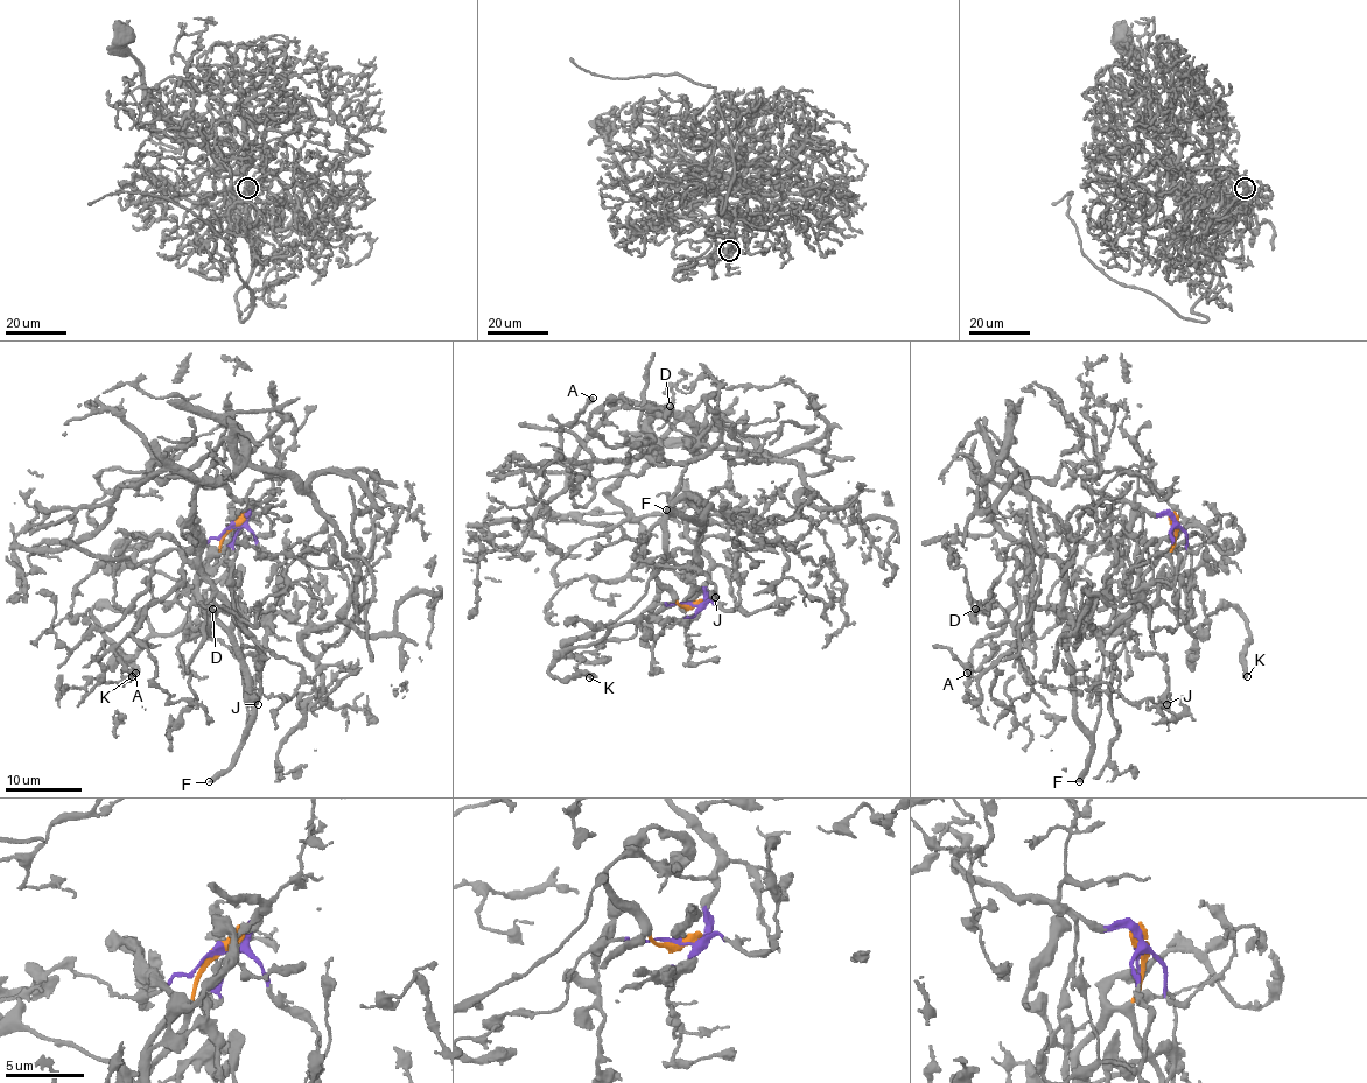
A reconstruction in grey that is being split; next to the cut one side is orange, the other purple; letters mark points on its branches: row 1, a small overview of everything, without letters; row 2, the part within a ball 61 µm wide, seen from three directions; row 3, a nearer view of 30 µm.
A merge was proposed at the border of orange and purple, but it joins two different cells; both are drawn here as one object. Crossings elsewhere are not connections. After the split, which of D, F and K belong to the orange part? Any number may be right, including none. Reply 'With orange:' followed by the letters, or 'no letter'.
With orange: F, K

